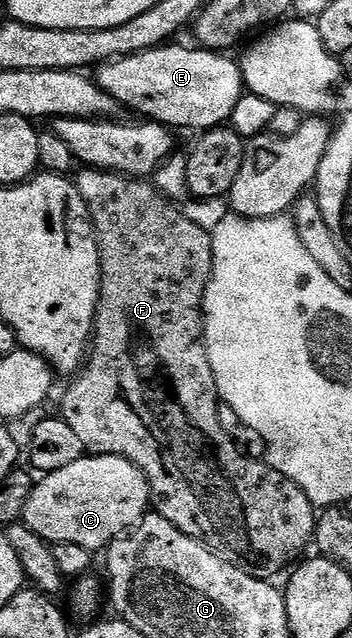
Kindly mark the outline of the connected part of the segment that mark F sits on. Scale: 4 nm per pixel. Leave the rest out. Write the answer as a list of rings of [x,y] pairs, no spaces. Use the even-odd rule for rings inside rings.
[[[89,166],[83,167],[81,171],[82,173],[76,176],[76,183],[78,192],[86,203],[86,209],[90,212],[94,234],[98,237],[98,249],[102,255],[102,289],[94,319],[92,351],[81,371],[69,381],[70,389],[62,396],[61,419],[66,420],[68,426],[72,426],[72,431],[78,435],[87,453],[96,456],[123,456],[135,464],[150,483],[150,498],[157,515],[168,518],[168,522],[172,522],[176,530],[188,534],[194,540],[201,540],[207,548],[220,556],[225,556],[230,564],[237,564],[239,568],[253,570],[258,574],[278,572],[285,564],[293,565],[303,555],[301,552],[305,550],[306,543],[309,545],[314,539],[316,523],[314,503],[310,501],[308,494],[304,494],[304,490],[300,490],[300,486],[296,486],[296,482],[292,482],[292,478],[284,478],[284,474],[277,472],[271,464],[266,463],[265,459],[253,460],[252,457],[245,456],[234,445],[237,444],[235,437],[229,436],[220,426],[218,417],[220,397],[216,378],[212,374],[212,366],[208,362],[206,353],[202,315],[202,300],[206,297],[206,287],[214,269],[214,242],[211,233],[196,226],[196,222],[185,216],[178,205],[170,203],[149,179],[124,176]]]

